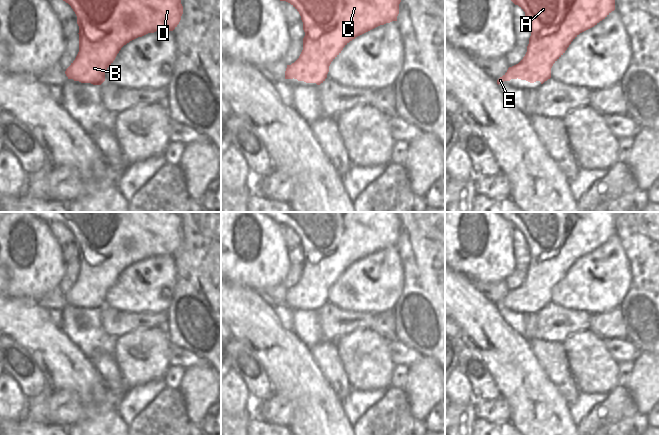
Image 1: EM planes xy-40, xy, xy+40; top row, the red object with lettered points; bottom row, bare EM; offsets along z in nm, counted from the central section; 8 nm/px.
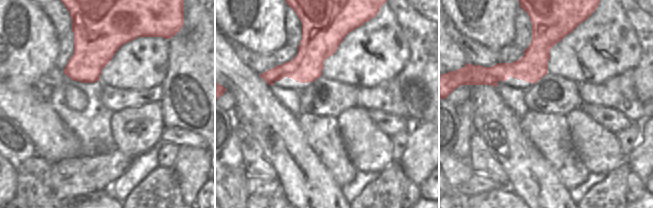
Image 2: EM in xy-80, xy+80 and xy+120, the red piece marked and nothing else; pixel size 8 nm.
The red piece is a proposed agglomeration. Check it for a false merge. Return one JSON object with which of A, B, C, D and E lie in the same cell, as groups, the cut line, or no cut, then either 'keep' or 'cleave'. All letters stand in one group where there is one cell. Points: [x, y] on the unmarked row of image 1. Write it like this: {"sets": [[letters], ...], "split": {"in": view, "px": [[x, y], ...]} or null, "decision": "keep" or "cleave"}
{"sets": [["A", "B", "C", "D"], ["E"]], "split": {"in": "xy+40", "px": [[522, 284], [523, 286], [509, 298], [510, 302]]}, "decision": "cleave"}

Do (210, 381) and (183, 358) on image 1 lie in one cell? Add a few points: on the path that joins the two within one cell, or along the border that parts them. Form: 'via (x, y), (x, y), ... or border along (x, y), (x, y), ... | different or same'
border along (208, 364), (196, 364), (185, 369) | different

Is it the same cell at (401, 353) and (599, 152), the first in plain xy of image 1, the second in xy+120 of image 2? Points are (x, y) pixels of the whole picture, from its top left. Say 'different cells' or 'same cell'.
different cells

